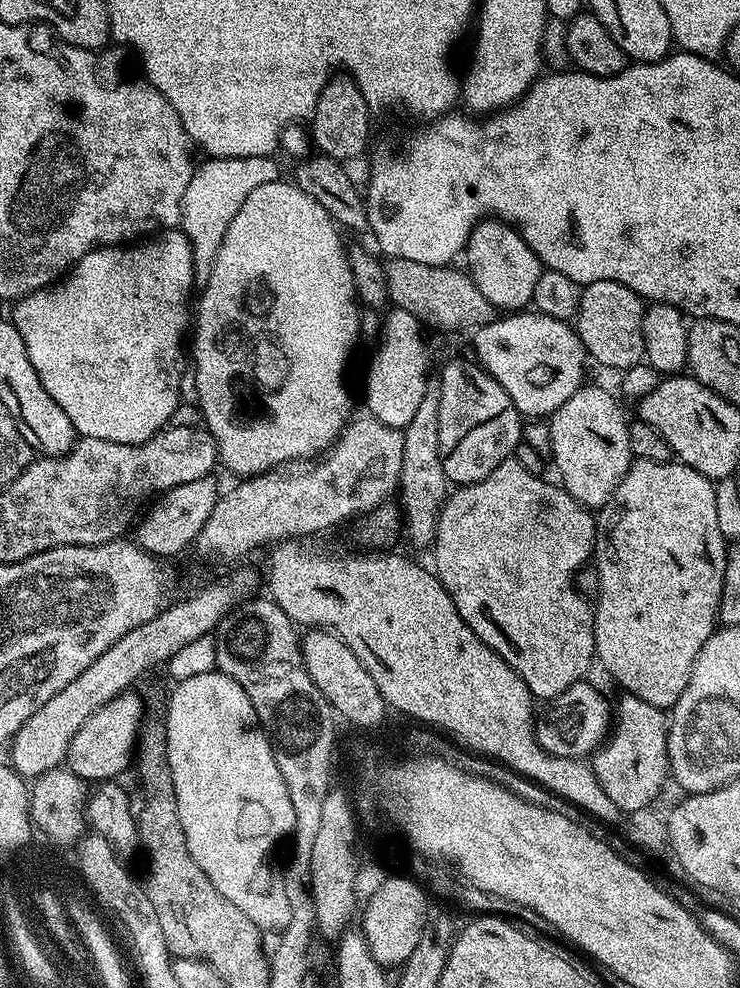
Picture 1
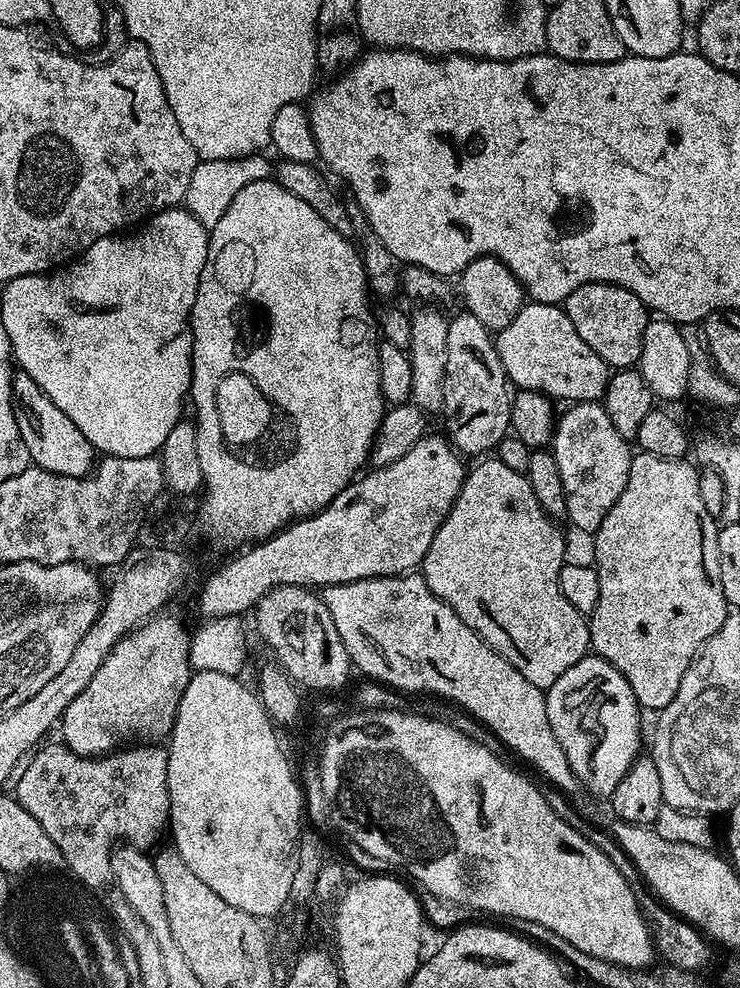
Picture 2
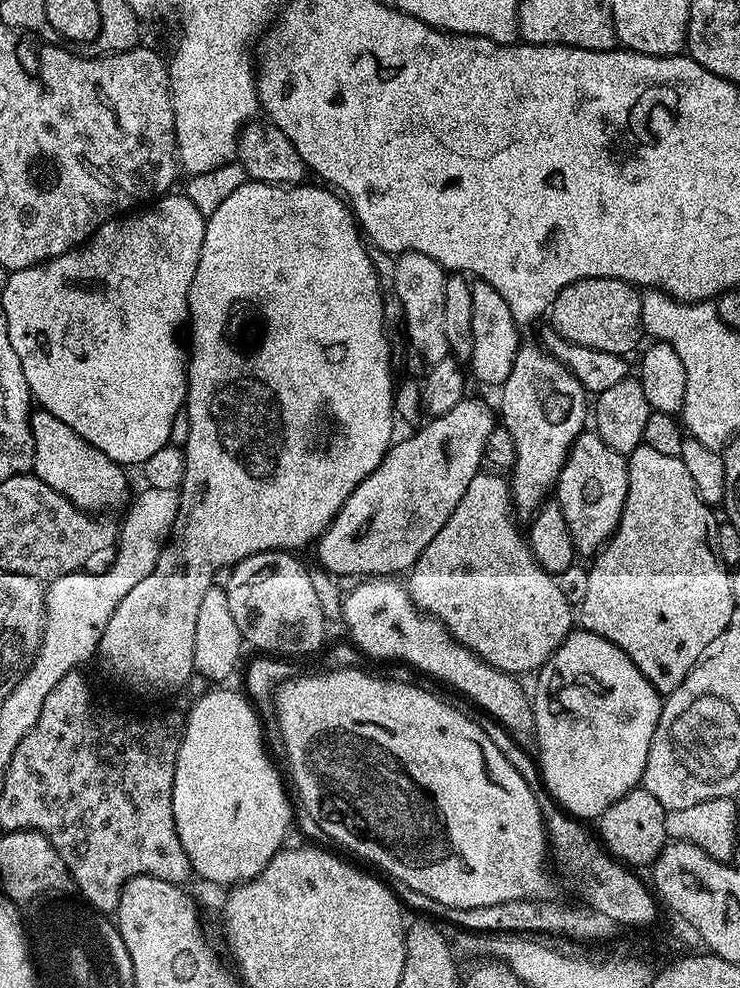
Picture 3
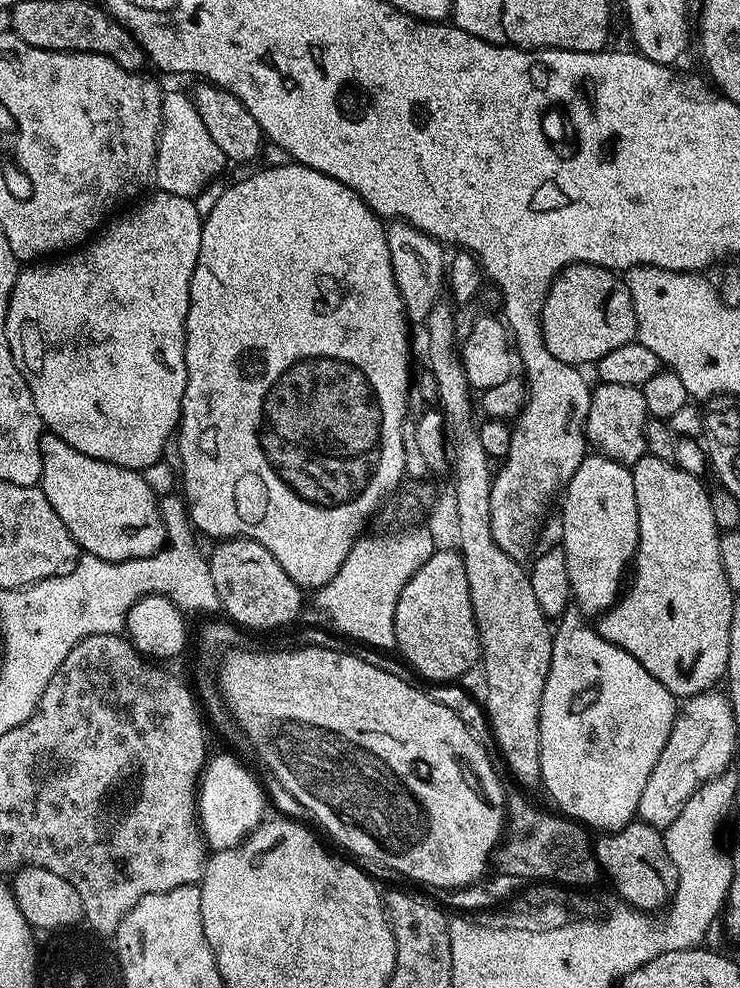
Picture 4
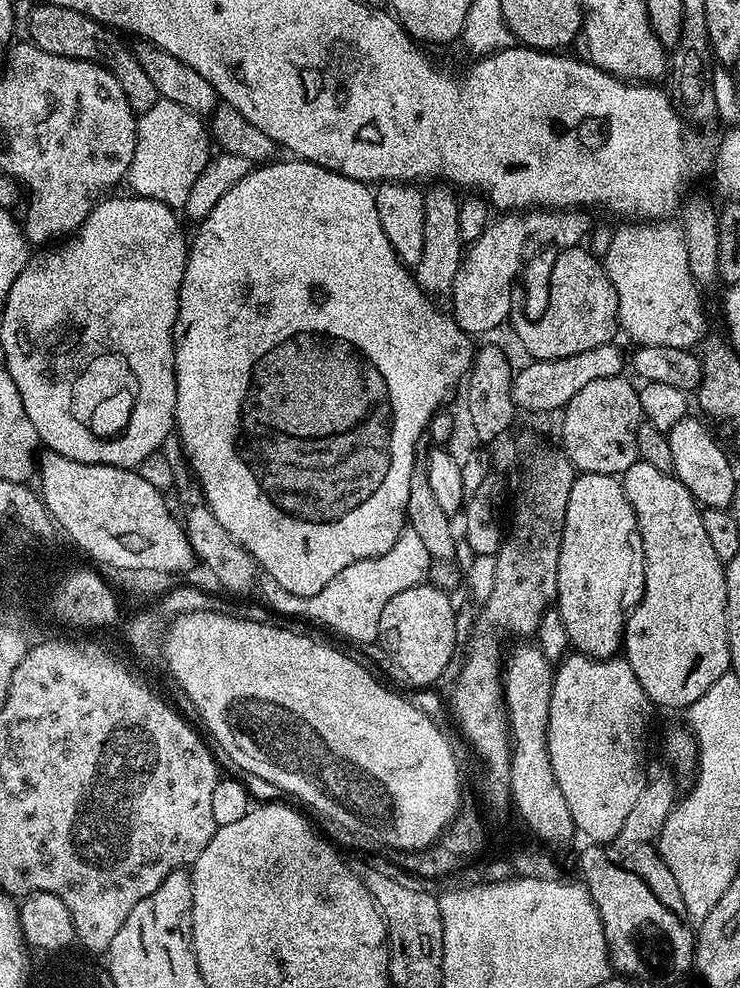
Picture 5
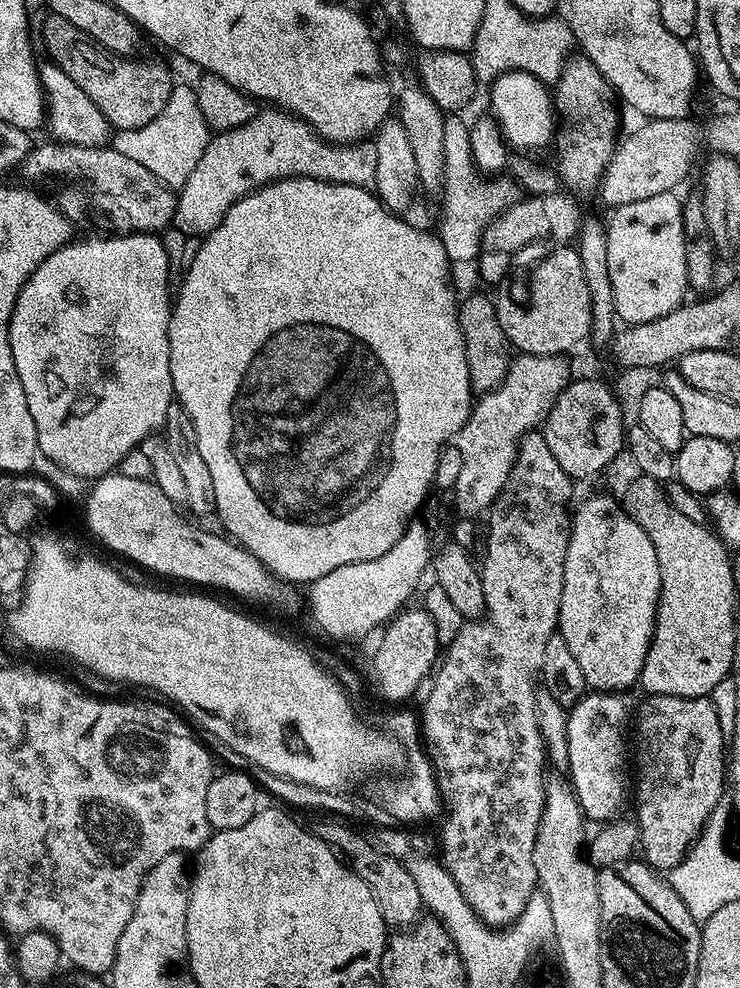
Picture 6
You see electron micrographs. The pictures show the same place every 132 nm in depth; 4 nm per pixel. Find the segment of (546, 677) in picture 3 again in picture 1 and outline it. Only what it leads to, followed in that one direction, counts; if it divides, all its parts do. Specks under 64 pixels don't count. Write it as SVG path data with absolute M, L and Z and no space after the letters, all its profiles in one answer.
M581 682L570 686L547 705L544 713L536 716L536 737L550 754L555 756L591 757L604 743L610 731L610 700L594 685Z

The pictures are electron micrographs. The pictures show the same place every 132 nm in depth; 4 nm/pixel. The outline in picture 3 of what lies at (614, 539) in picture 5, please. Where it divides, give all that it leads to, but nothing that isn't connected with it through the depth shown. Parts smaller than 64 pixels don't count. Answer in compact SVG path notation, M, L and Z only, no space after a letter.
M585 430L574 442L570 454L560 471L560 479L556 482L554 498L562 506L562 514L566 518L566 526L570 526L570 538L574 538L574 546L581 557L591 557L600 551L608 543L615 532L622 506L626 502L628 493L628 462L623 456L619 456L594 430Z

